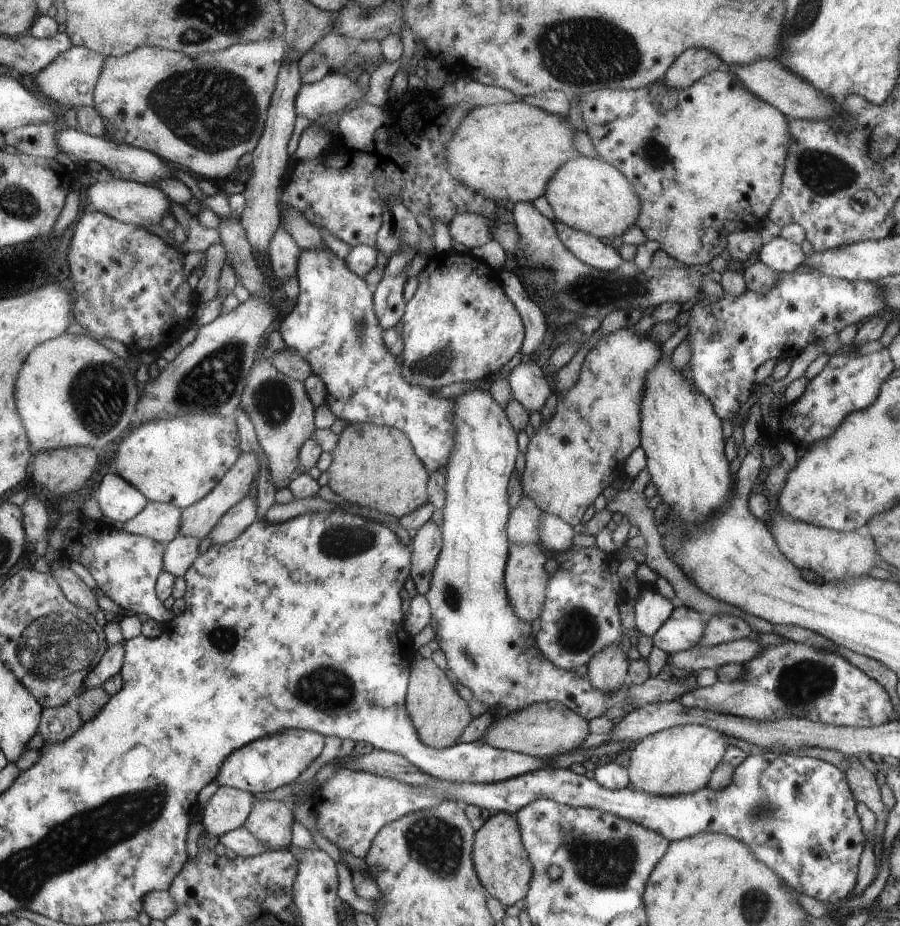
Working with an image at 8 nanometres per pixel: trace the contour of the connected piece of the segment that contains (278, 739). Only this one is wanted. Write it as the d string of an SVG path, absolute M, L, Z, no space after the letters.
M288 729L253 740L227 756L215 781L222 787L243 789L252 794L265 793L292 783L324 750L323 734Z

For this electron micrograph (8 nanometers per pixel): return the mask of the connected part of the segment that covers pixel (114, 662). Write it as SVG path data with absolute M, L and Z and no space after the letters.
M124 643L112 645L107 650L107 654L102 660L90 669L87 677L84 679L84 689L102 687L108 679L115 677L122 670L123 660L126 656L126 648Z

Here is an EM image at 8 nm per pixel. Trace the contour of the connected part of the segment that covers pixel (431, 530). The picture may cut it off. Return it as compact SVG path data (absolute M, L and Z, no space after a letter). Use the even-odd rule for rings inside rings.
M432 521L426 522L417 529L417 534L411 540L412 549L412 582L416 585L417 594L425 595L431 590L431 578L435 564L438 562L443 548L442 528Z

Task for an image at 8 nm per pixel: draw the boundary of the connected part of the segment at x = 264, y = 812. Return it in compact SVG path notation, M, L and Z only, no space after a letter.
M256 799L251 814L243 824L271 850L289 848L295 814L278 799Z

